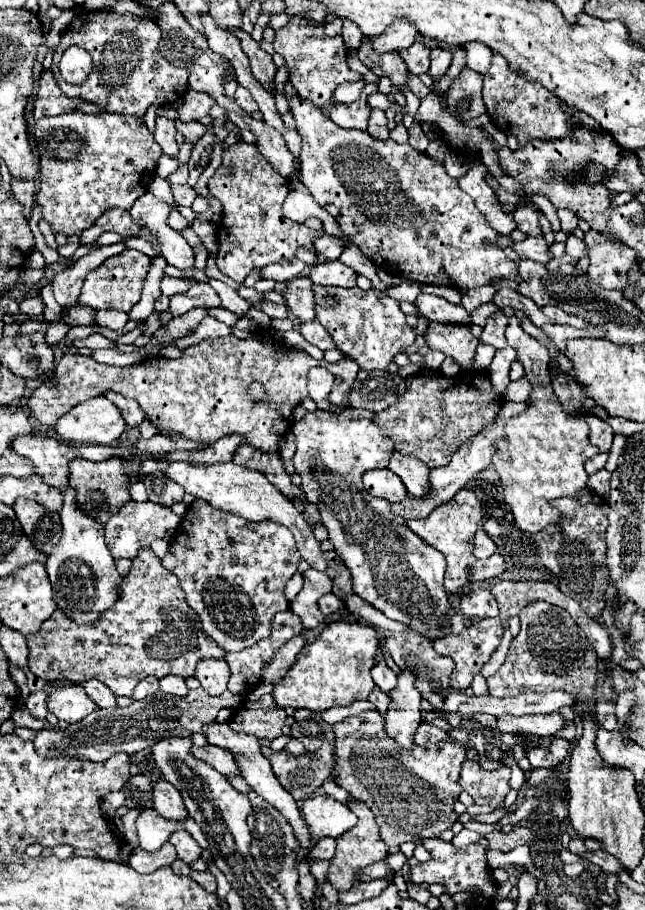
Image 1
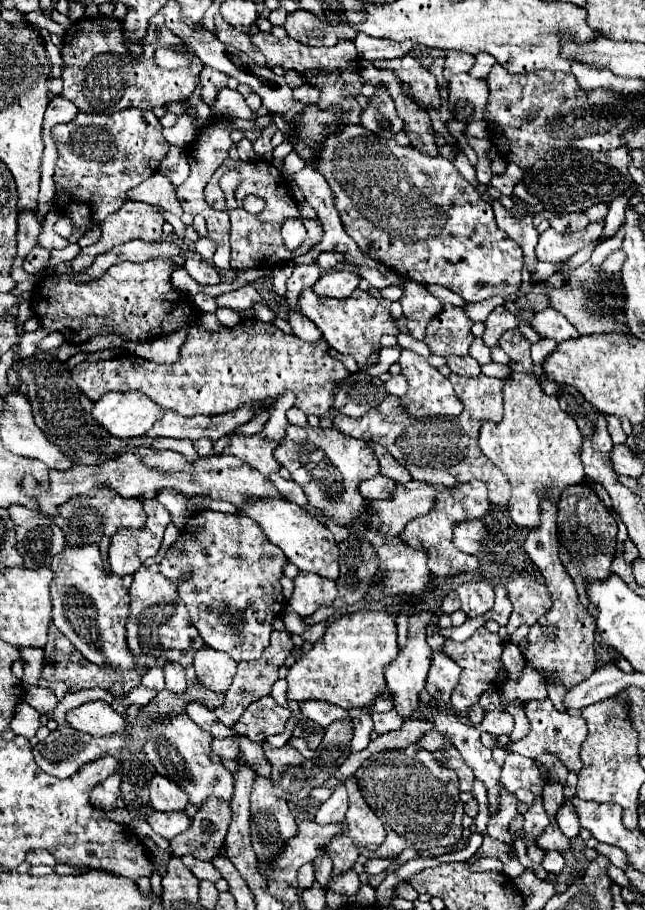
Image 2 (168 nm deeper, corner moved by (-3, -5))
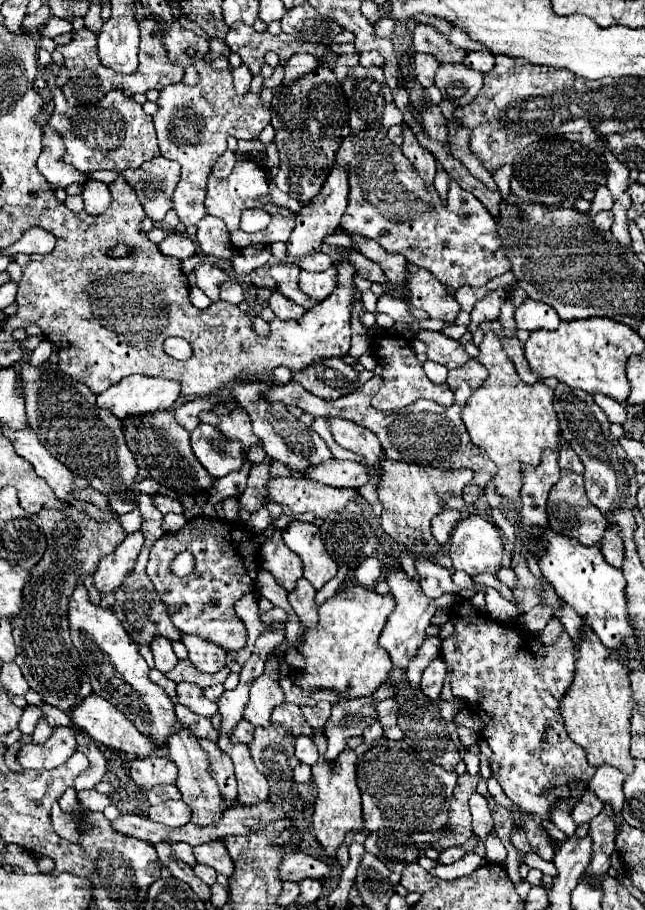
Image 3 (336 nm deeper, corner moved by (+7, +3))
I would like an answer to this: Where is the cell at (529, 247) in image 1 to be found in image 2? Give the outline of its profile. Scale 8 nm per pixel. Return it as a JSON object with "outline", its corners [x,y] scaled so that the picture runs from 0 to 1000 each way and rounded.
{"outline":[[[936,243],[930,245],[915,245],[905,254],[896,256],[865,256],[859,252],[850,252],[837,258],[834,269],[831,269],[831,282],[834,287],[850,287],[850,289],[871,289],[912,267],[924,265],[933,256]]]}

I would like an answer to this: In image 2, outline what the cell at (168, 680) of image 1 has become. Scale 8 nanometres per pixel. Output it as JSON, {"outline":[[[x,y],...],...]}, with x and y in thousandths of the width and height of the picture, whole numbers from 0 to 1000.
{"outline":[[[260,729],[254,733],[254,744],[257,744],[257,757],[264,757],[267,762],[282,762],[288,759],[288,744],[285,744],[285,735],[276,729]]]}

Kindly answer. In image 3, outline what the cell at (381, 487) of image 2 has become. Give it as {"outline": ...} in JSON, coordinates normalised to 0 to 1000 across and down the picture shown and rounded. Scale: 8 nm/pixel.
{"outline":[[[502,507],[478,518],[478,524],[515,535],[561,535],[571,529],[567,513],[552,507]]]}

